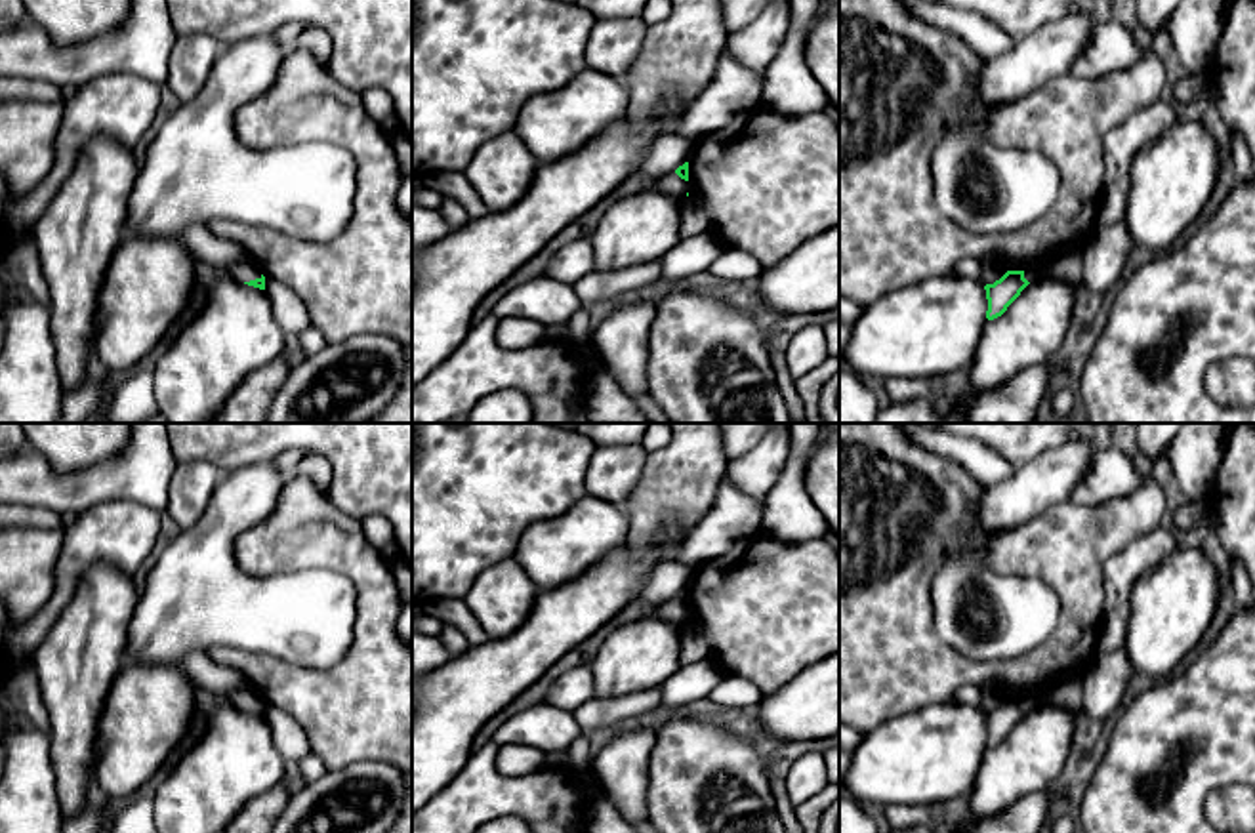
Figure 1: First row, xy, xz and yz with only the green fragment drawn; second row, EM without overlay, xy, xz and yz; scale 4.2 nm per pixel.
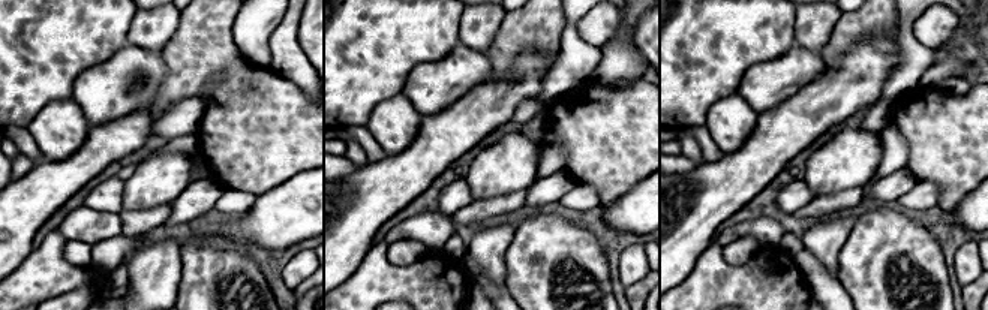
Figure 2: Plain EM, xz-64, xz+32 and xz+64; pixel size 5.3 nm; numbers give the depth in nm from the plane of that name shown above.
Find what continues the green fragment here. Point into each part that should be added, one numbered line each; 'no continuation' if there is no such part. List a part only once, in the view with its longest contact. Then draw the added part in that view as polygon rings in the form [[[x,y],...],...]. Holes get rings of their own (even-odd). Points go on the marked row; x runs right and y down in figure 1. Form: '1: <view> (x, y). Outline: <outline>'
1: xy (245, 269). Outline: [[[248,255],[244,259],[233,263],[229,267],[229,274],[233,278],[237,278],[238,282],[250,282],[250,280],[261,278],[259,269]]]

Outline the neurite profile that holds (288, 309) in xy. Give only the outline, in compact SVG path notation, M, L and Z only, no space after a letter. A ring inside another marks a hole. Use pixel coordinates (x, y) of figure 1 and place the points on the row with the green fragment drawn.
M265 278L265 294L269 295L275 320L290 341L311 328L309 311L292 288L275 278Z

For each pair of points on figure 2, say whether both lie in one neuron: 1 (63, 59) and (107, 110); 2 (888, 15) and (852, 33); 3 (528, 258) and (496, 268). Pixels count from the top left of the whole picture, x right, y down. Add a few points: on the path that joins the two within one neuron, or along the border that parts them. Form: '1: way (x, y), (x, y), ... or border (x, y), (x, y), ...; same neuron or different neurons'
1: border (108, 59), (86, 68), (78, 75), (69, 96); different neurons
2: way (879, 15), (861, 24); same neuron
3: border (516, 231), (505, 255), (504, 285); different neurons

